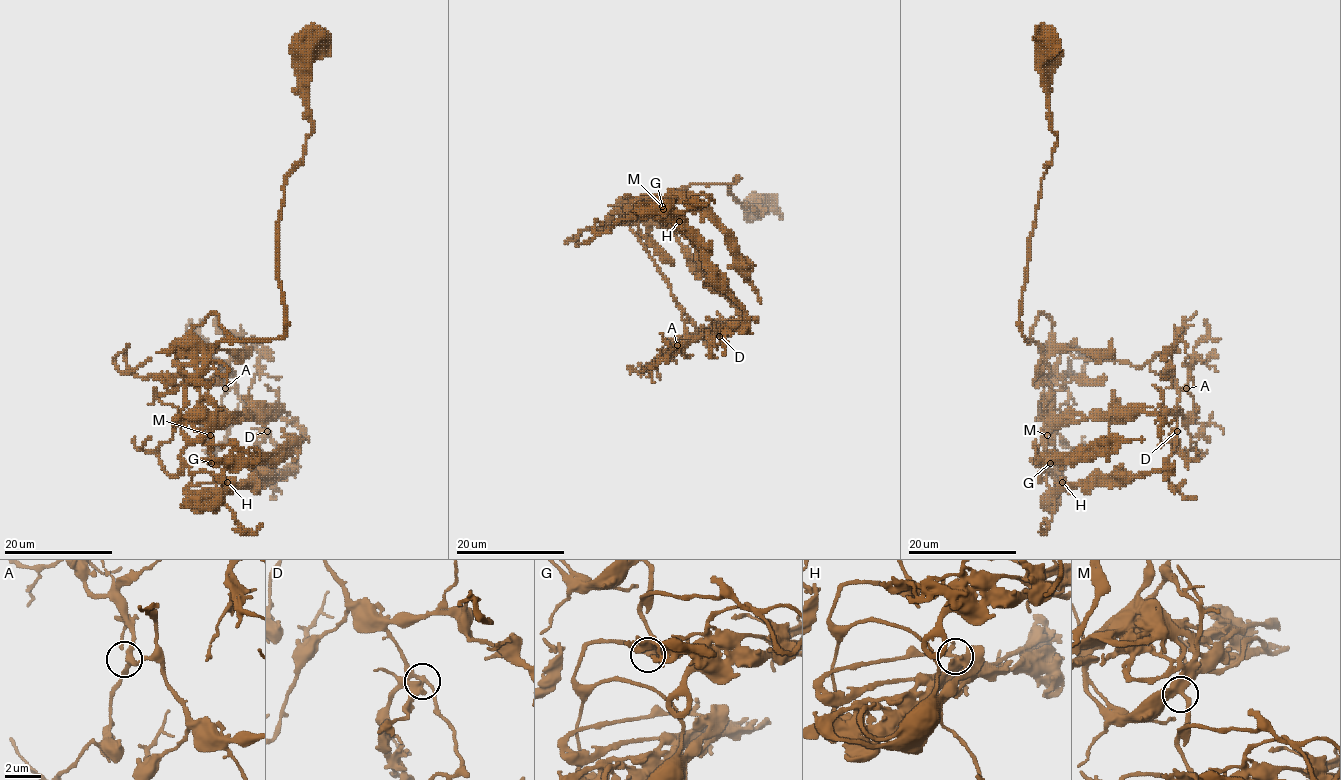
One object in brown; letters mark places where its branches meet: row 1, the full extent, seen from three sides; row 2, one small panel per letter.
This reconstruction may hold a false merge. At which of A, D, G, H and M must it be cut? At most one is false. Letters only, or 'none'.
none

